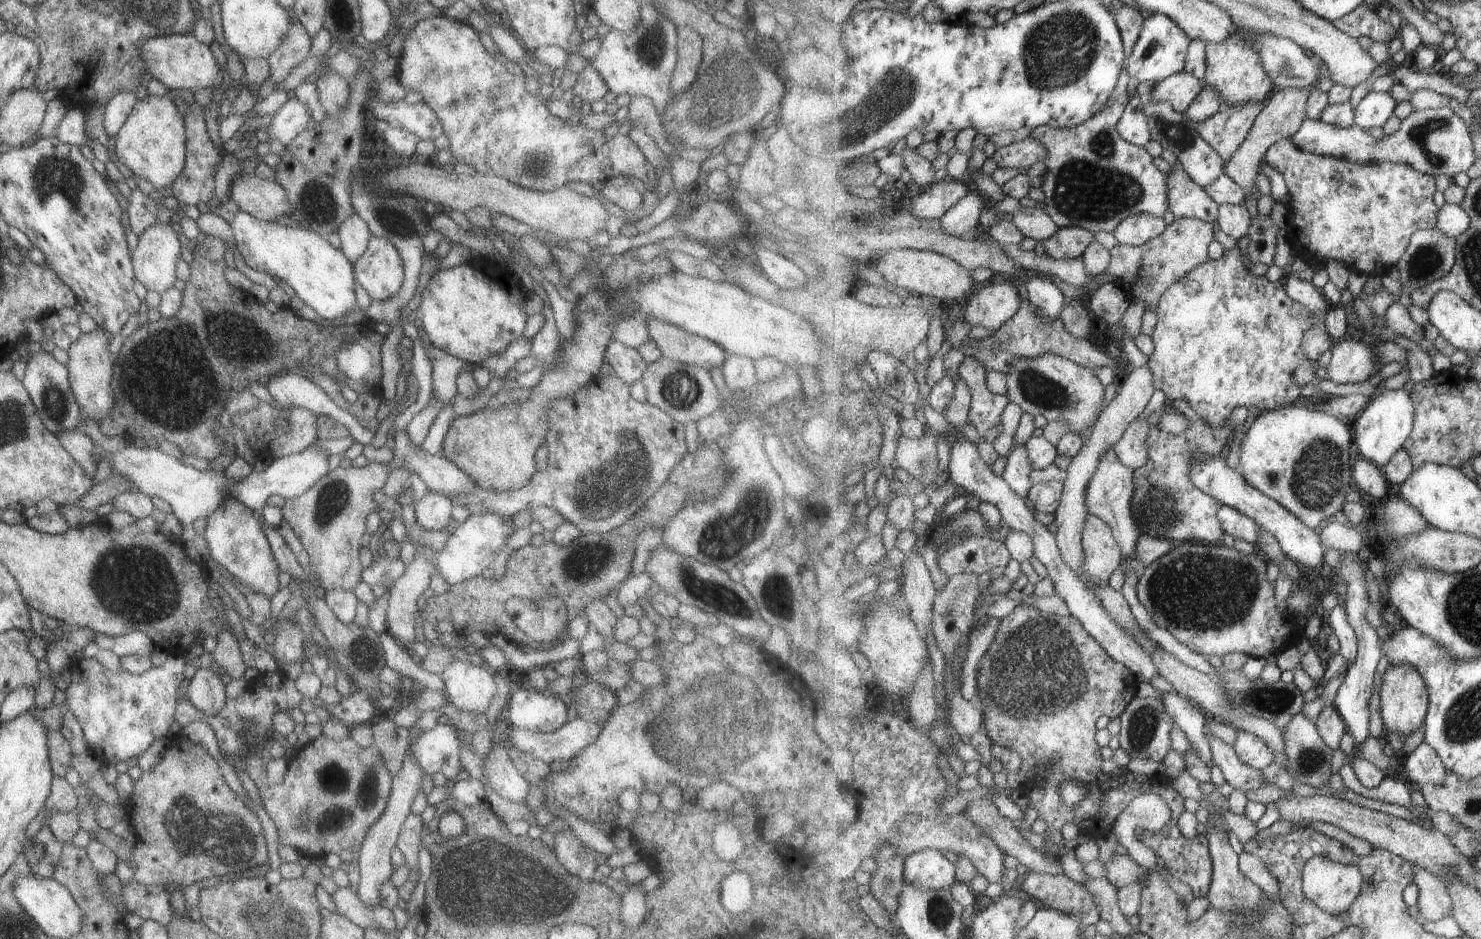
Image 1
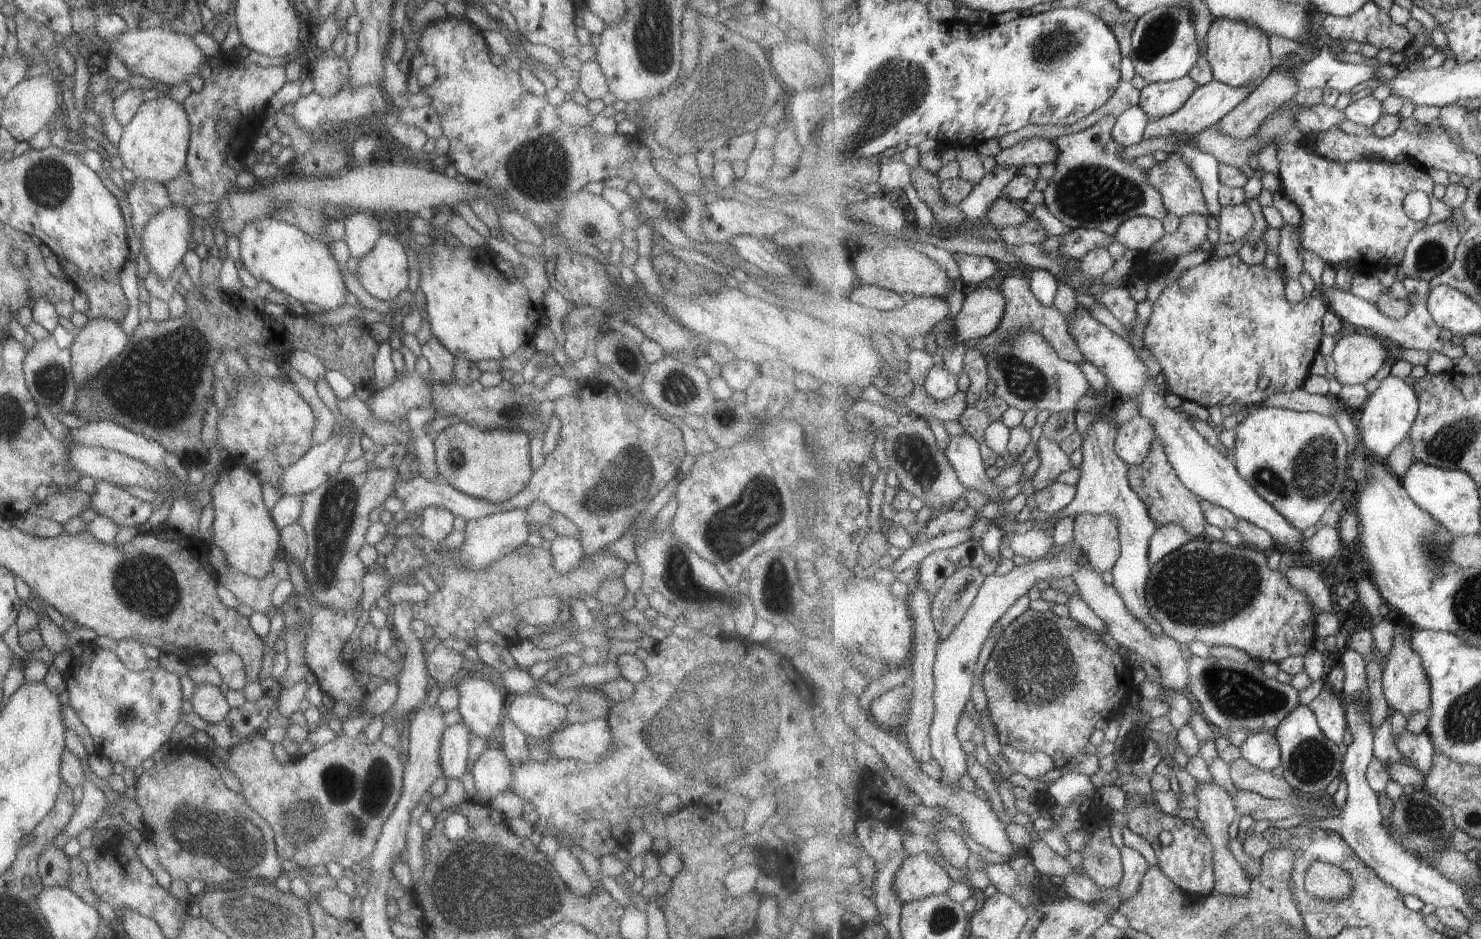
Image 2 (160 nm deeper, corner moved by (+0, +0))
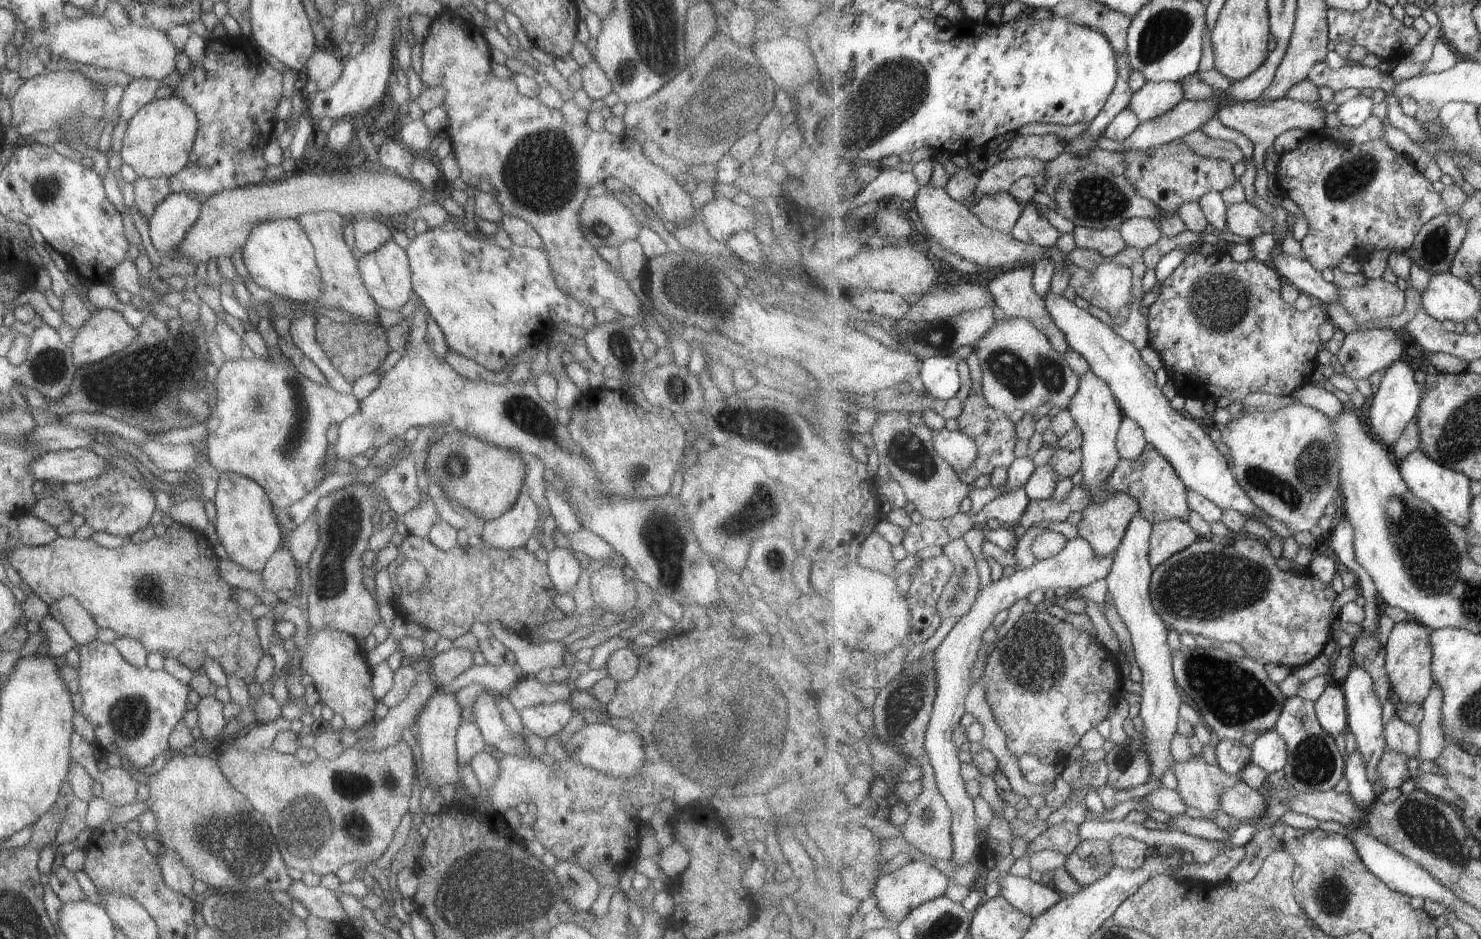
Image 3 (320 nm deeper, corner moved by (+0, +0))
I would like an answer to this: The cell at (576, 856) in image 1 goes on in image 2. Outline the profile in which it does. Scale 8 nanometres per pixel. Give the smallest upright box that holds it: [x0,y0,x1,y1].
[550,845,595,897]

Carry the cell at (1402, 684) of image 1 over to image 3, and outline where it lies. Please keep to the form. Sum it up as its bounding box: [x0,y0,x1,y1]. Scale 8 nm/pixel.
[1386,621,1436,704]

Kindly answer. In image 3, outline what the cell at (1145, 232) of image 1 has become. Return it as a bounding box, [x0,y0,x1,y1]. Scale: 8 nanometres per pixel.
[1119,217,1163,249]

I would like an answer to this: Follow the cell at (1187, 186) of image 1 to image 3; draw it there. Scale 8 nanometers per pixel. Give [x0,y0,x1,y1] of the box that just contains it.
[1123,141,1232,214]

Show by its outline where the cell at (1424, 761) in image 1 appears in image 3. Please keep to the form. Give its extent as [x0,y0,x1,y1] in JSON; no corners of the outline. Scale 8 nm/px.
[1384,715,1420,758]

